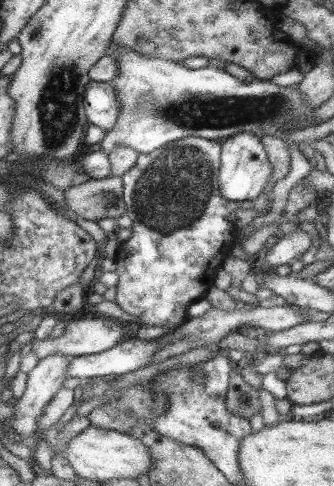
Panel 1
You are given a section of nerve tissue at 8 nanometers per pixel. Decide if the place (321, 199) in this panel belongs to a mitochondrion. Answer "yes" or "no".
no

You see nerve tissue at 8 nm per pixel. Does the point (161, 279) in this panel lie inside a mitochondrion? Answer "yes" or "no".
no

